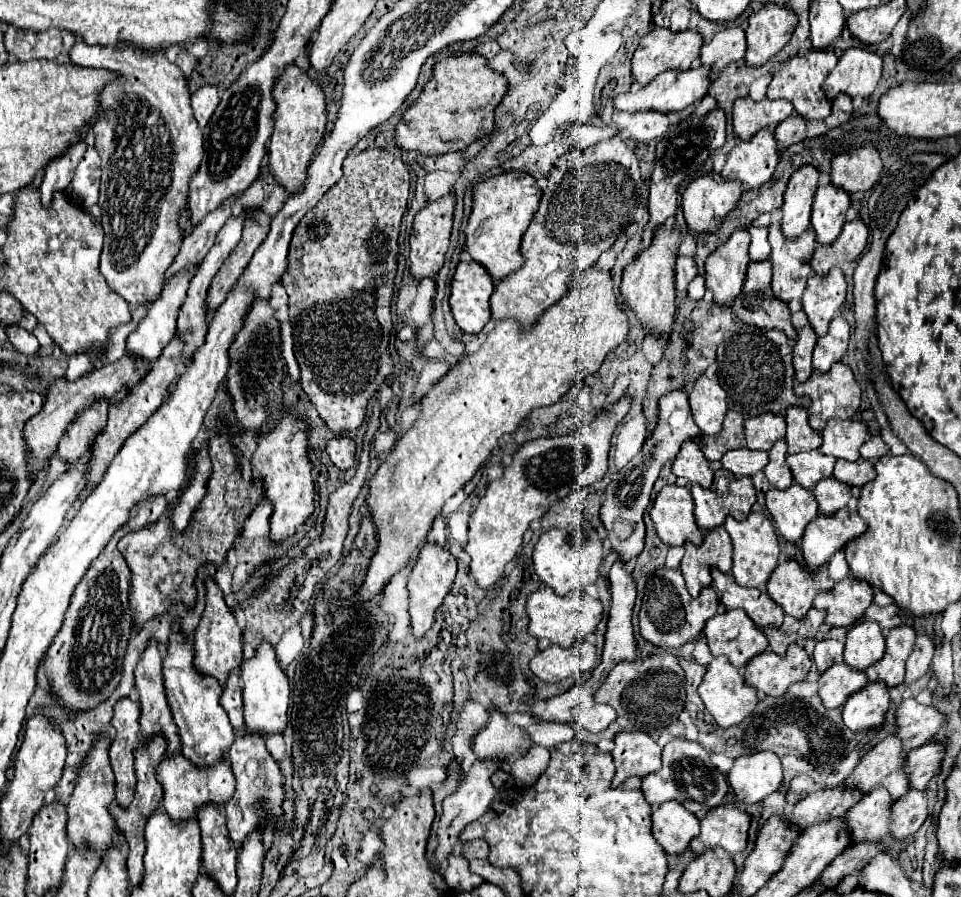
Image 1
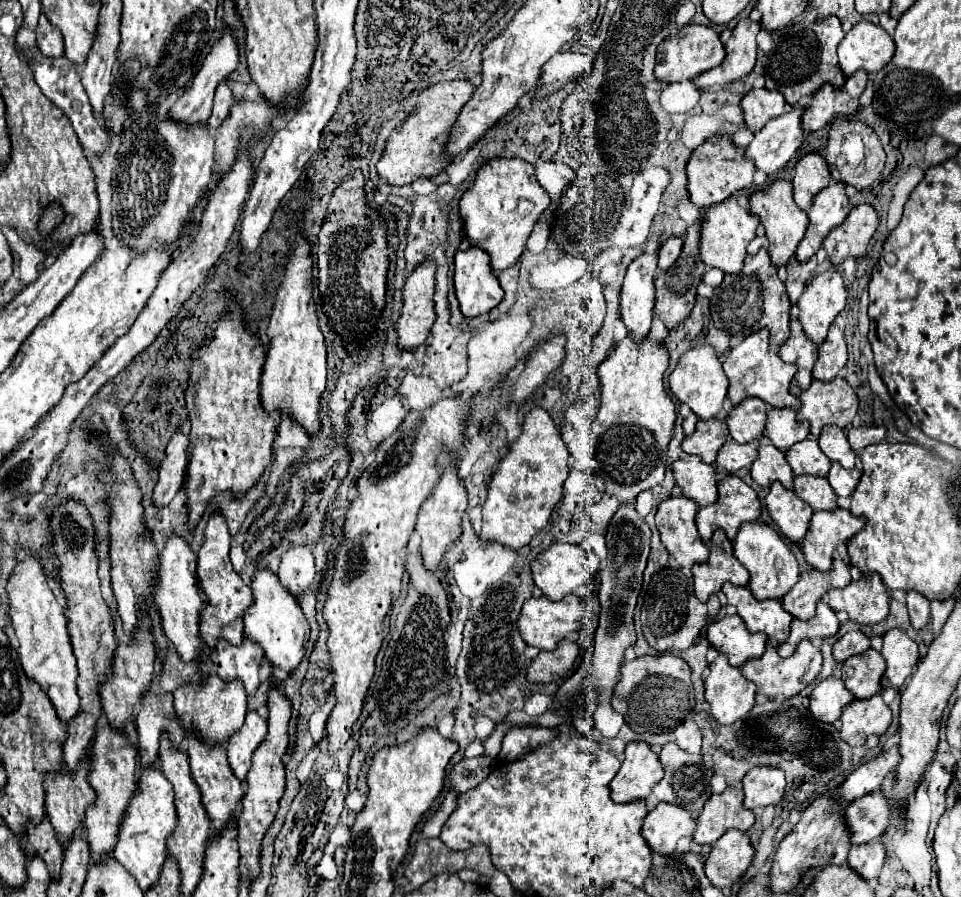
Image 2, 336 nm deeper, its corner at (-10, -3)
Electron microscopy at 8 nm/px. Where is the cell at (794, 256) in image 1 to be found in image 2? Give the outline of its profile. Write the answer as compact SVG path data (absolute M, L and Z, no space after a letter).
M778 179L772 185L768 185L764 191L756 191L750 197L750 213L758 215L764 229L766 229L766 237L770 241L768 251L770 251L770 259L772 259L774 269L786 267L790 263L790 259L794 257L796 247L798 247L800 239L804 237L806 227L808 227L808 215L794 203L792 183L784 181L784 179Z

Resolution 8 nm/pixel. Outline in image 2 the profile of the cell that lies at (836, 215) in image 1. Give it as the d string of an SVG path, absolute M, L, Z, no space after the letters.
M834 183L822 189L814 197L814 203L808 211L810 225L804 239L798 243L796 251L798 261L808 261L822 247L824 237L828 237L828 233L836 229L836 225L842 225L846 221L848 213L850 213L850 201L844 183Z

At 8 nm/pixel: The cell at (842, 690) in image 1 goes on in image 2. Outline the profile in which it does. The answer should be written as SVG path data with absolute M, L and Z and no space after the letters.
M828 677L820 681L810 693L810 711L816 719L824 723L836 723L842 715L844 705L852 701L852 693L848 693L842 679Z

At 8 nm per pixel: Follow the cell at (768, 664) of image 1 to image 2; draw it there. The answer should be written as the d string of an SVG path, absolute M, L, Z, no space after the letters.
M802 641L798 645L798 649L794 651L794 655L790 655L788 659L782 659L776 651L776 647L766 647L766 653L758 659L750 659L744 663L742 673L748 681L758 685L758 693L764 693L768 697L776 697L780 693L784 693L786 697L794 697L800 691L804 691L820 673L822 669L822 653L816 645L812 645L810 641Z

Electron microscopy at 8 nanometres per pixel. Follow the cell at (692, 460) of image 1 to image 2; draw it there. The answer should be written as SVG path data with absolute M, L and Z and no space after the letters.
M684 455L672 463L676 485L682 487L682 493L694 499L700 507L706 507L718 497L718 481L714 465L704 463L696 455Z

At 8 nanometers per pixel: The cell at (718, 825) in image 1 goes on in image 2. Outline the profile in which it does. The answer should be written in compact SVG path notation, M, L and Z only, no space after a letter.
M726 787L720 795L712 795L704 805L694 841L700 845L716 843L728 829L748 831L754 825L754 813L742 805L742 791Z

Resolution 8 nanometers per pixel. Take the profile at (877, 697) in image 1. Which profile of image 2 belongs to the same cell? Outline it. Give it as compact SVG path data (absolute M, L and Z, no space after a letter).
M880 695L870 699L854 699L842 711L840 737L848 745L864 745L866 735L882 735L892 723L892 711Z

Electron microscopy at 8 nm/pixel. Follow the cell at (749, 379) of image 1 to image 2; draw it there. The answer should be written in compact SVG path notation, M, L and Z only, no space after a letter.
M760 329L752 335L748 335L740 345L732 347L726 355L724 361L724 373L730 379L730 389L728 389L728 399L734 405L740 405L748 397L758 397L770 407L800 407L800 399L790 395L788 387L790 381L796 375L796 367L788 365L780 359L778 351L768 345L768 329Z

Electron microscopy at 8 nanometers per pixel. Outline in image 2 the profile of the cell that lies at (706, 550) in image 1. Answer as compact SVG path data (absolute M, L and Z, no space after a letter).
M716 529L712 535L710 559L706 563L696 563L692 567L694 575L694 593L700 601L708 601L712 593L718 593L726 581L734 585L748 583L748 571L736 561L732 551L732 541L726 533Z

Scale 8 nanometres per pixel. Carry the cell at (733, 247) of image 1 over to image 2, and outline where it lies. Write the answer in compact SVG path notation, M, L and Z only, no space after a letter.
M734 197L710 207L702 215L702 243L700 243L700 255L702 261L708 267L722 269L724 273L740 273L746 259L746 247L756 237L756 227L760 225L760 219L752 215L748 209L740 207Z

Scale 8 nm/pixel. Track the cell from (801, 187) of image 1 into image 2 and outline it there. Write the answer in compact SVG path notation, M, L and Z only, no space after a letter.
M806 153L794 167L794 201L802 211L812 207L812 197L830 185L830 169L820 153Z

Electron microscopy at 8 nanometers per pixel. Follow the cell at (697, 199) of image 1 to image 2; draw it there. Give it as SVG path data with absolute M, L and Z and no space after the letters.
M724 135L710 137L700 147L694 149L694 153L692 153L690 161L688 161L688 167L686 167L690 201L700 209L708 209L708 207L712 207L716 203L722 203L732 193L750 187L754 171L756 169L754 169L752 161L748 161L744 157L742 147L732 145L728 139L724 139Z

